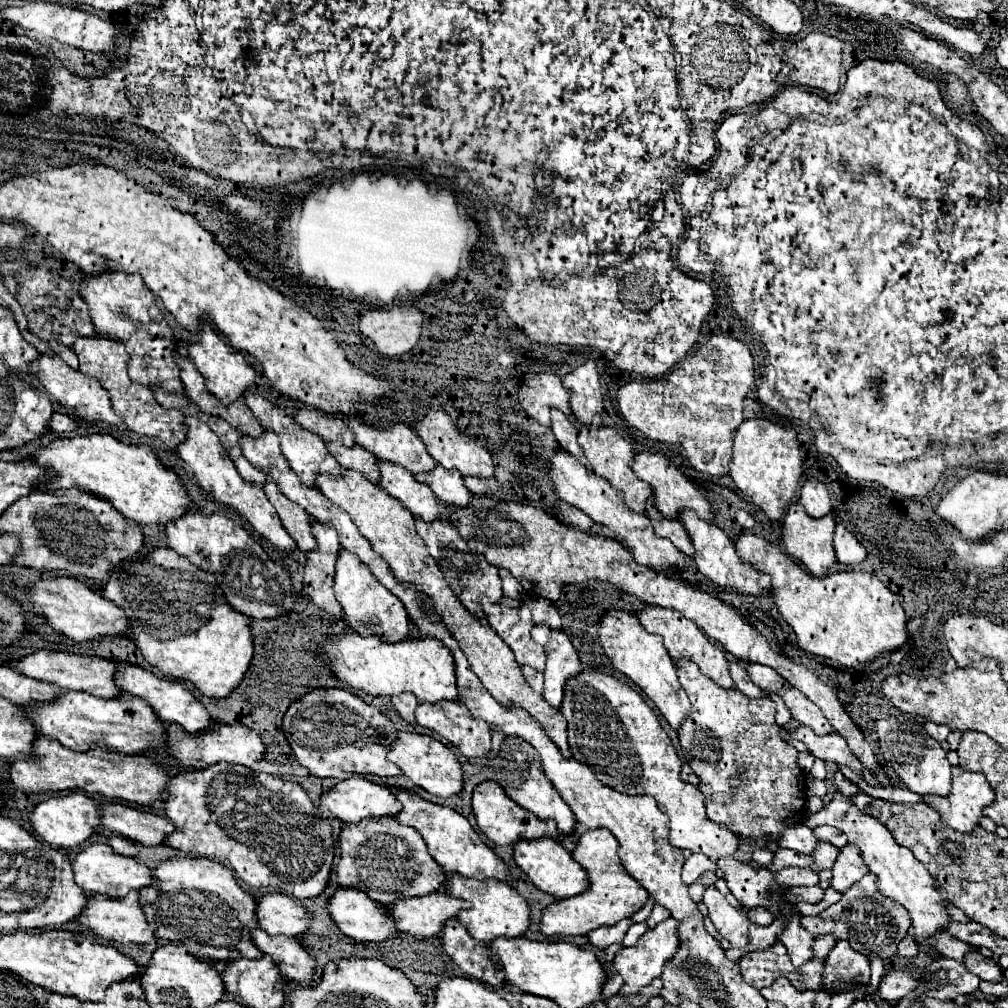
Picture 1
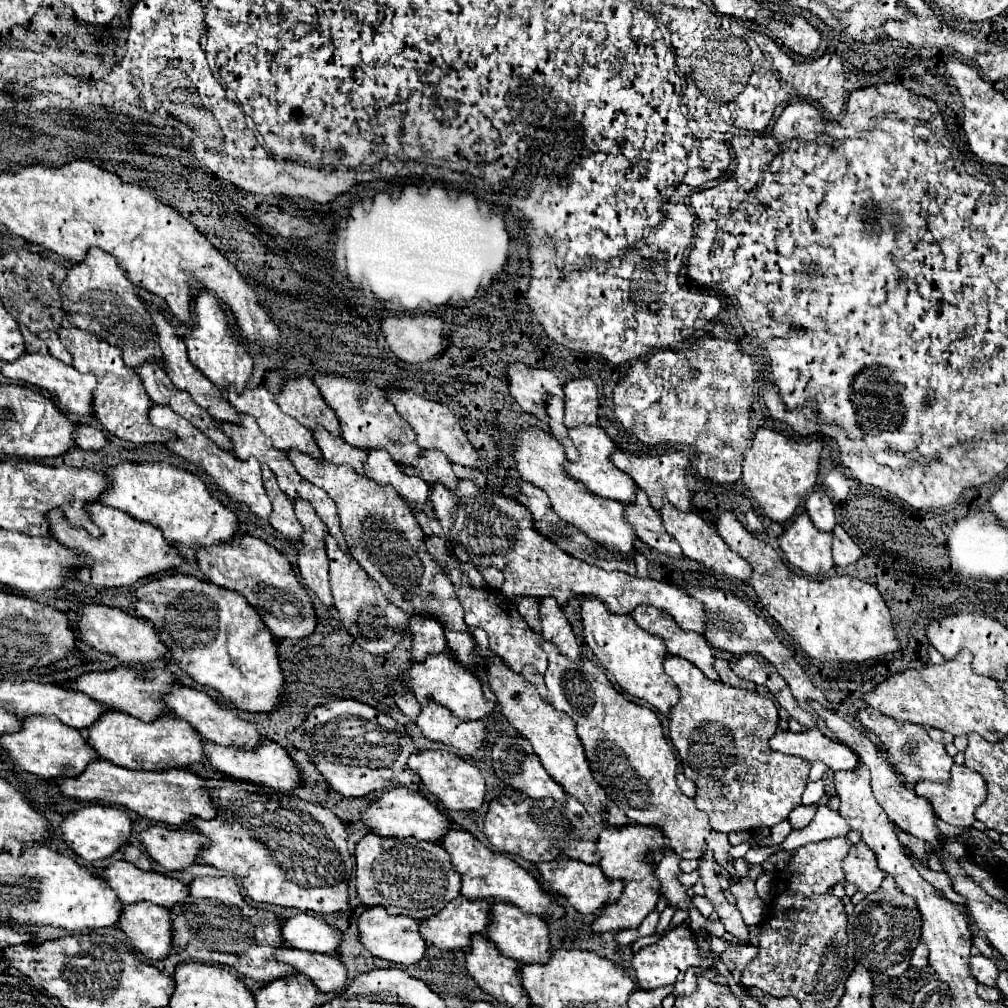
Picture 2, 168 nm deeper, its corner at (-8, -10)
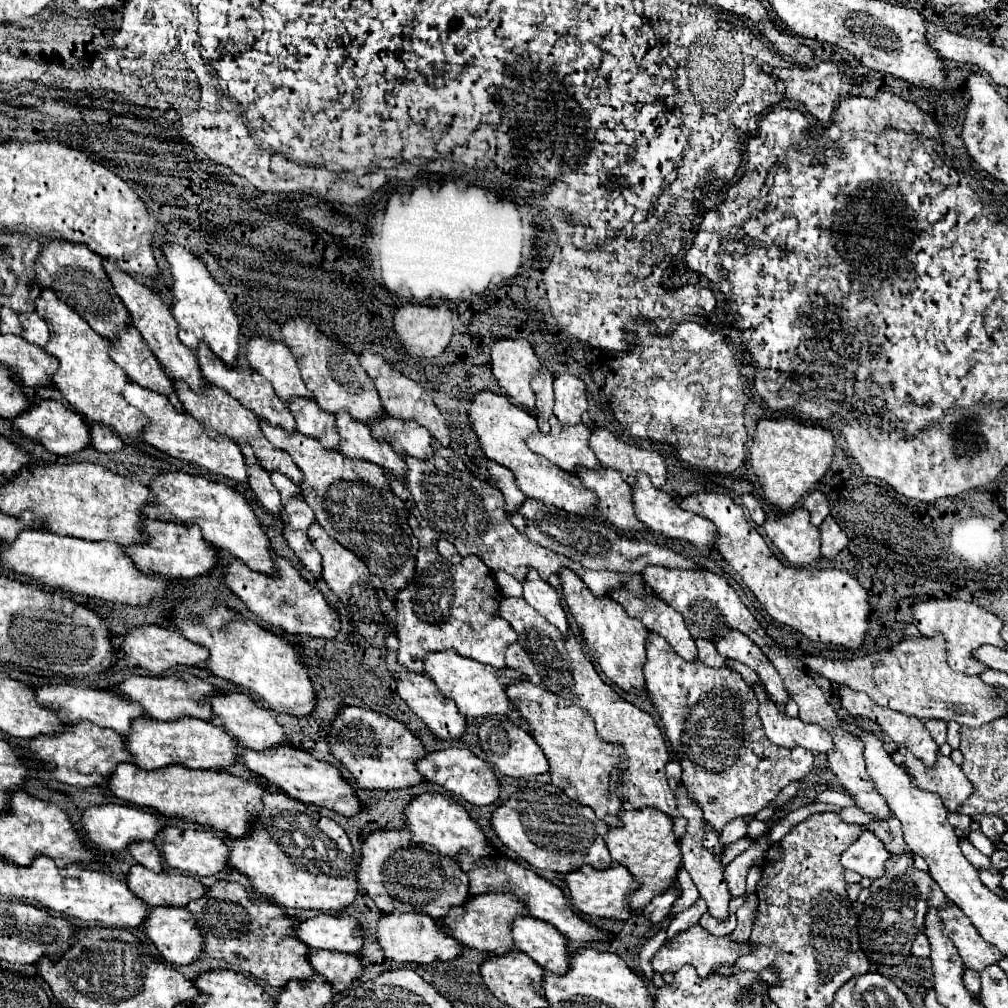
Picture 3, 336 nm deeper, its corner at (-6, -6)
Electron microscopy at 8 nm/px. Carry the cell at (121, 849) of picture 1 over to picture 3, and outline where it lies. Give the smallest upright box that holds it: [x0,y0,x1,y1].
[128,842,162,872]

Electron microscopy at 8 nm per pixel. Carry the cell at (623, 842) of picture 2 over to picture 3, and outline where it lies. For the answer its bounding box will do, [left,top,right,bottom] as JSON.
[604,810,682,912]

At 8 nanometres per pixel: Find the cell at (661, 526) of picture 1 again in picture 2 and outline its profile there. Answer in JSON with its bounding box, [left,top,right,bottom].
[626,490,682,558]

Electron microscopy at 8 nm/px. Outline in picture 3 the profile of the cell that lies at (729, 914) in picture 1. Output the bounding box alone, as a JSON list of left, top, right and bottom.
[676,786,730,920]

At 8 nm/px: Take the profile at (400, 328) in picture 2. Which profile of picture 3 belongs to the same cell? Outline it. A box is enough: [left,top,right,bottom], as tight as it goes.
[394,304,452,356]

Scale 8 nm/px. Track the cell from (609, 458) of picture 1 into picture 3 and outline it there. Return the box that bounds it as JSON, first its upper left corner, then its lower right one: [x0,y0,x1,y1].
[528,416,602,474]

